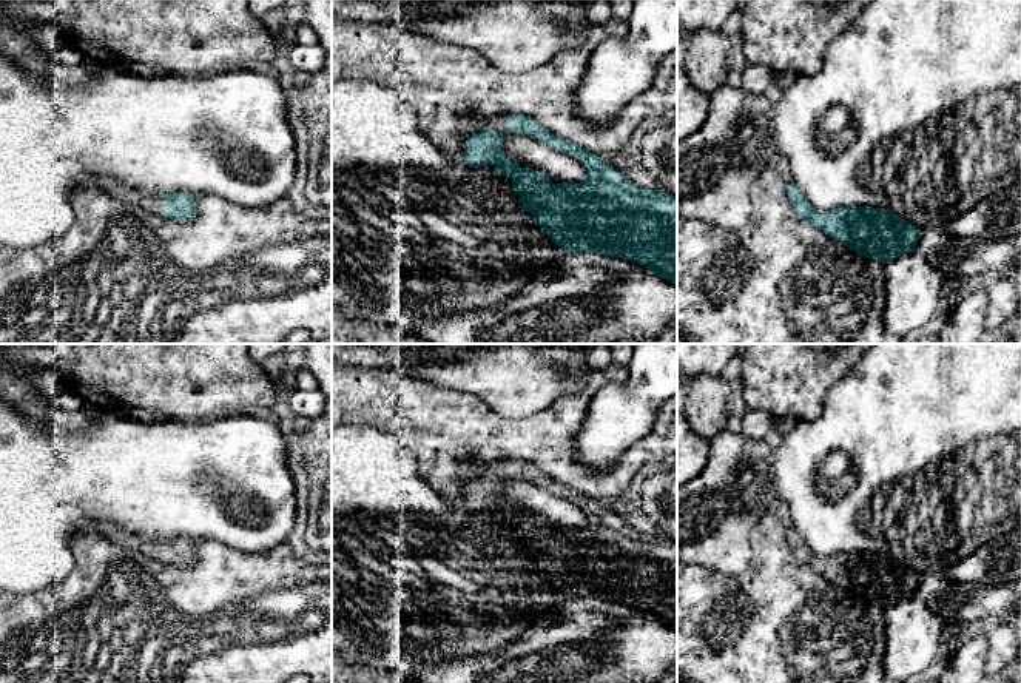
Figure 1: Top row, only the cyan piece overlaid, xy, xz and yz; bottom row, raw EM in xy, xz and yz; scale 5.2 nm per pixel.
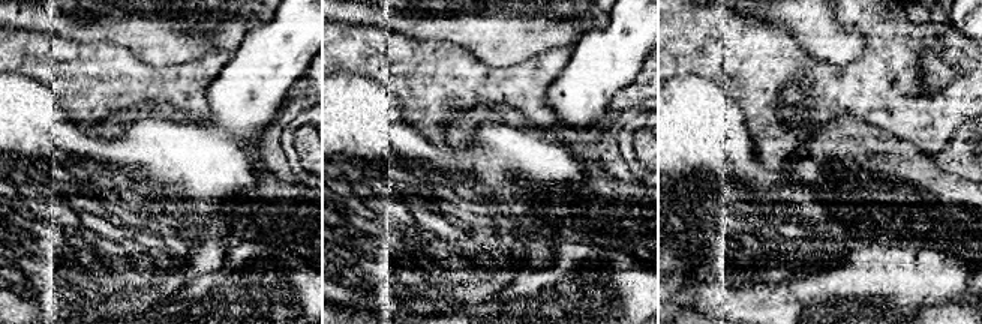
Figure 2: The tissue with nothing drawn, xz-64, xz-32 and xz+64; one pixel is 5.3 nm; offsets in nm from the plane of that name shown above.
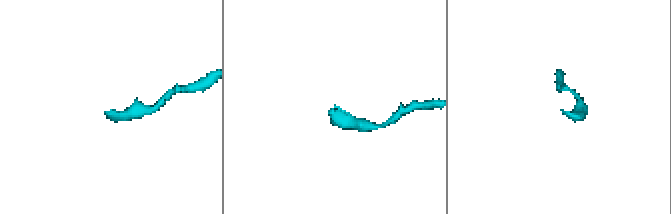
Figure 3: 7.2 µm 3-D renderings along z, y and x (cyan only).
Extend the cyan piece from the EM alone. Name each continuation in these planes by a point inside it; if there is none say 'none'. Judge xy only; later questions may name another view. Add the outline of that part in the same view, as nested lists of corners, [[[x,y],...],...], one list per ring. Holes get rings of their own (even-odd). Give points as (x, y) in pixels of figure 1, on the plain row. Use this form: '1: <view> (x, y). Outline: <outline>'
1: xy (119, 535). Outline: [[[100,521],[94,527],[120,547],[143,553],[159,561],[163,560],[163,544],[142,538],[111,521]]]

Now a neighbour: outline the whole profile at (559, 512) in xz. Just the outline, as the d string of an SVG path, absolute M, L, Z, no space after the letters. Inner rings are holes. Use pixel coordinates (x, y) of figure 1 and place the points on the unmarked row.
M506 479L503 495L512 507L521 513L543 518L552 529L580 529L586 526L586 515L577 503L561 498L541 486Z

